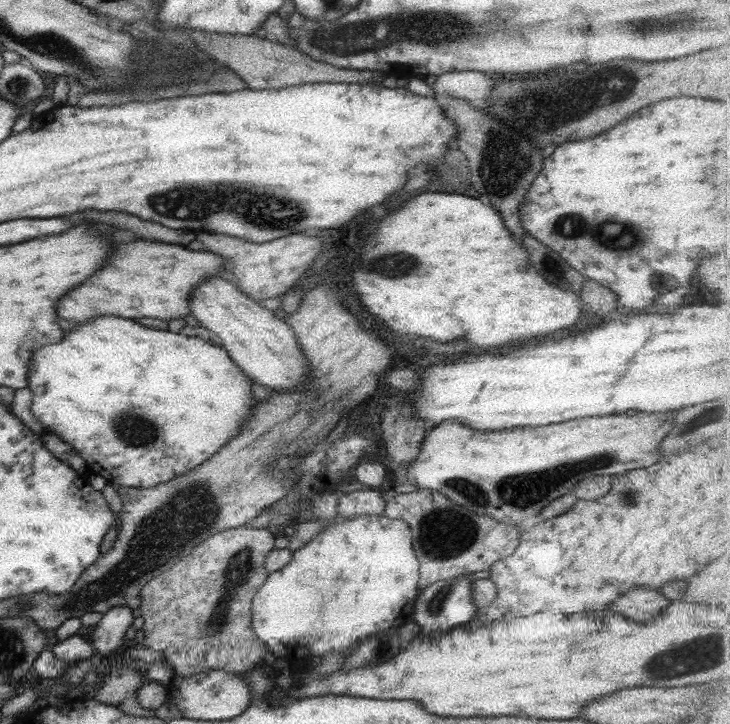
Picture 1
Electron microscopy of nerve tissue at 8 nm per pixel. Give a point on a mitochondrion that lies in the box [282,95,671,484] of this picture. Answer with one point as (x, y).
(582, 228)

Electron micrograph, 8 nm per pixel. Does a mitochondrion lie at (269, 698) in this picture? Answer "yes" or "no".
no

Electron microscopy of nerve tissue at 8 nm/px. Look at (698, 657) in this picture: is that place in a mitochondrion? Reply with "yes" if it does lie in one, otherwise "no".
yes

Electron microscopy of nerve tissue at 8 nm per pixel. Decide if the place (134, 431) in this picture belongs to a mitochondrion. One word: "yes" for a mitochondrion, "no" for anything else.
yes

